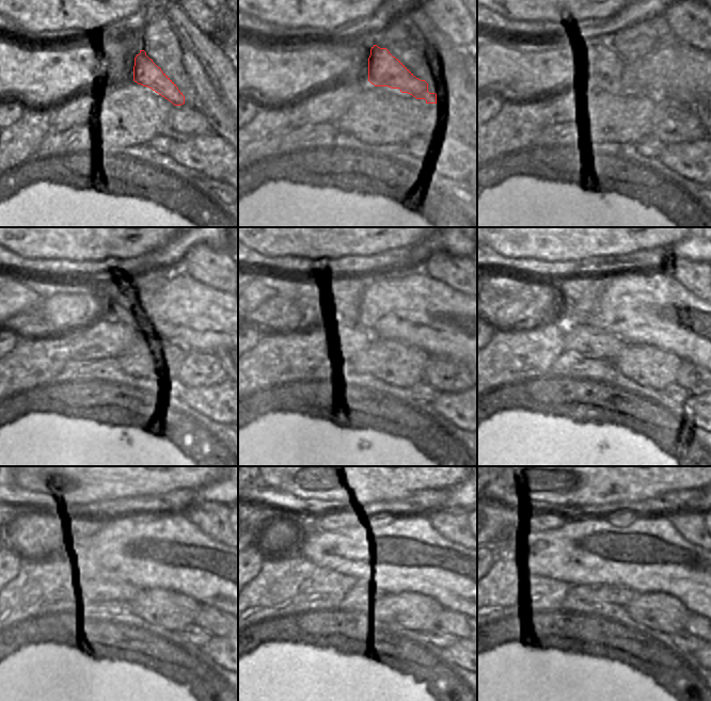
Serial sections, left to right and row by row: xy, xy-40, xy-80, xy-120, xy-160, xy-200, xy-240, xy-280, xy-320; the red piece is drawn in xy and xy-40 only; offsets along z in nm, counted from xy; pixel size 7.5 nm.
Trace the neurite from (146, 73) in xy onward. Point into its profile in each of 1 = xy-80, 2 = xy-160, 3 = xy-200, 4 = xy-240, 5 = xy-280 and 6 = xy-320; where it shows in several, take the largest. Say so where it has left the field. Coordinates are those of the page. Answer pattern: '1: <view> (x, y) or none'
1: xy-80 (619, 76)
2: xy-160 (348, 290)
3: xy-200 (582, 295)
4: xy-240 (92, 525)
5: xy-280 (320, 523)
6: xy-320 (550, 520)

